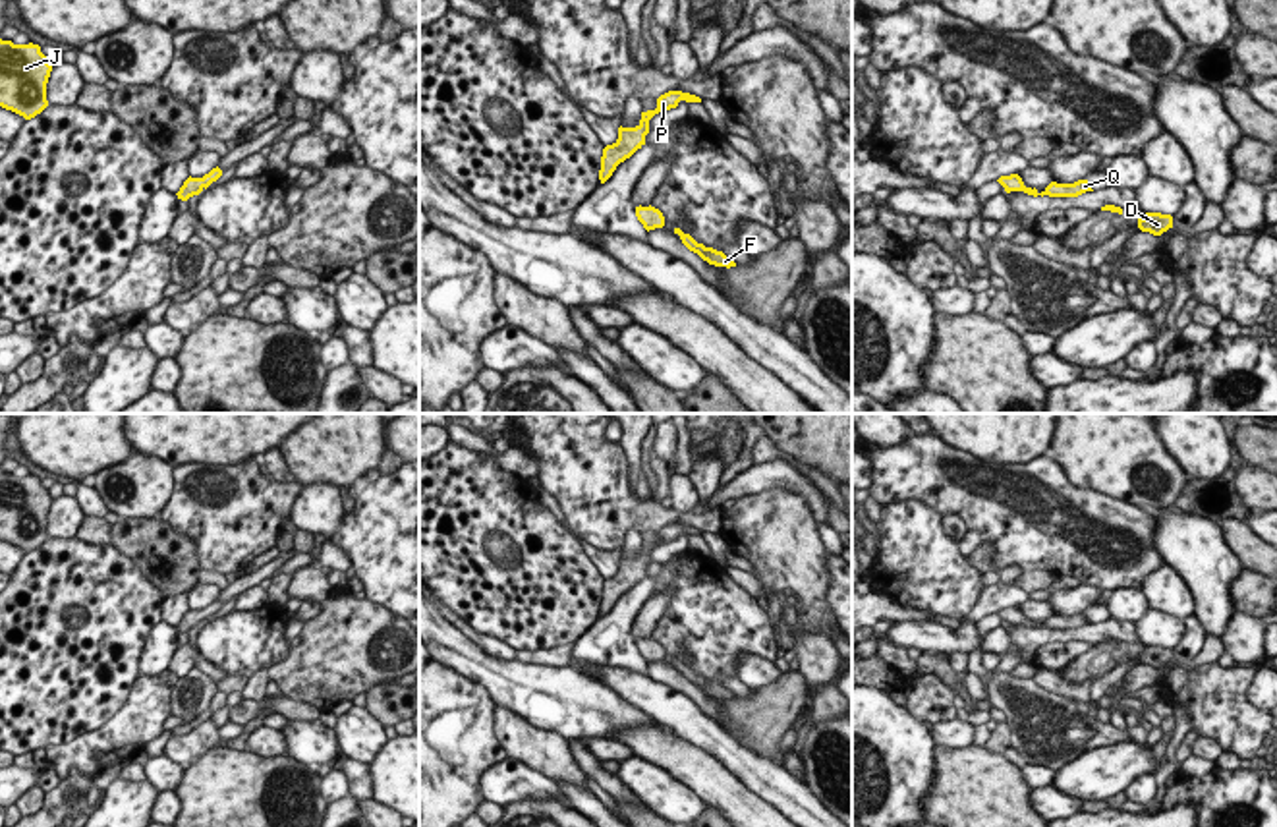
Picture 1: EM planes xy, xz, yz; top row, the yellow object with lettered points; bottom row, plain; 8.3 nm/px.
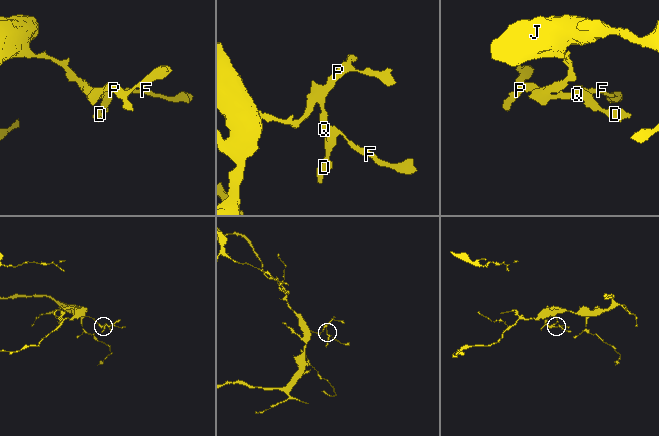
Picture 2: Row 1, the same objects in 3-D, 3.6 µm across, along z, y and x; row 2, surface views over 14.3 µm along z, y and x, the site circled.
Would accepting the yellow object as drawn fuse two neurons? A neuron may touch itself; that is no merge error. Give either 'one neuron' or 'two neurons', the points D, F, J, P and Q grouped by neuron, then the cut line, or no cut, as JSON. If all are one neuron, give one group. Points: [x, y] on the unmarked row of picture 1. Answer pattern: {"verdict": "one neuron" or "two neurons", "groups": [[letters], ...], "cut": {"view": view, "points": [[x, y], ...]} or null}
{"verdict": "one neuron", "groups": [["D", "F", "J", "P", "Q"]], "cut": null}

